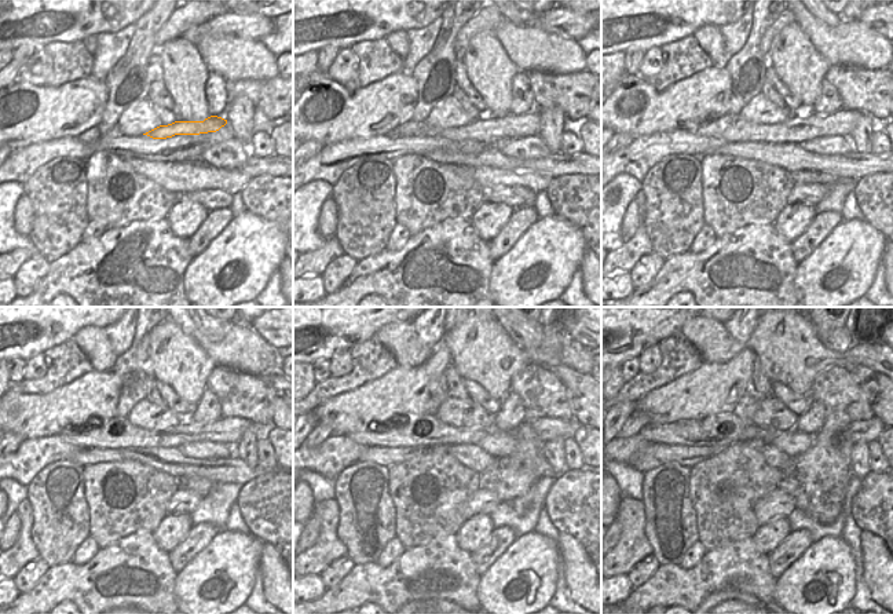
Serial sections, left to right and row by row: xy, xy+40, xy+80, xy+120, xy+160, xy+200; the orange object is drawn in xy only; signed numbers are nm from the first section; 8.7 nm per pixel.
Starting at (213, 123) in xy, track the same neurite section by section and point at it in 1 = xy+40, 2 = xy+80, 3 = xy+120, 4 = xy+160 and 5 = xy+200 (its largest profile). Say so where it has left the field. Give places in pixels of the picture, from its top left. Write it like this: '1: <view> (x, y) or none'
1: xy+40 (487, 131)
2: xy+80 (794, 130)
3: xy+120 (114, 432)
4: xy+160 (424, 430)
5: xy+200 (721, 430)

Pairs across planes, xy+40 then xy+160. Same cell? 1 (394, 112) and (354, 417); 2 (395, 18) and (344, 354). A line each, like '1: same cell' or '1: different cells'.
1: same cell
2: different cells

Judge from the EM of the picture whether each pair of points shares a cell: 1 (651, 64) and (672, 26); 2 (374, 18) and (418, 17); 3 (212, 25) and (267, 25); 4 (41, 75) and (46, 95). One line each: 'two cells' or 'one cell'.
1: two cells
2: one cell
3: one cell
4: two cells

